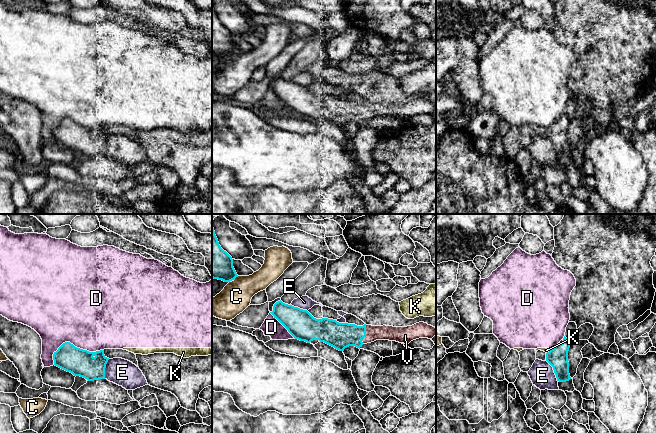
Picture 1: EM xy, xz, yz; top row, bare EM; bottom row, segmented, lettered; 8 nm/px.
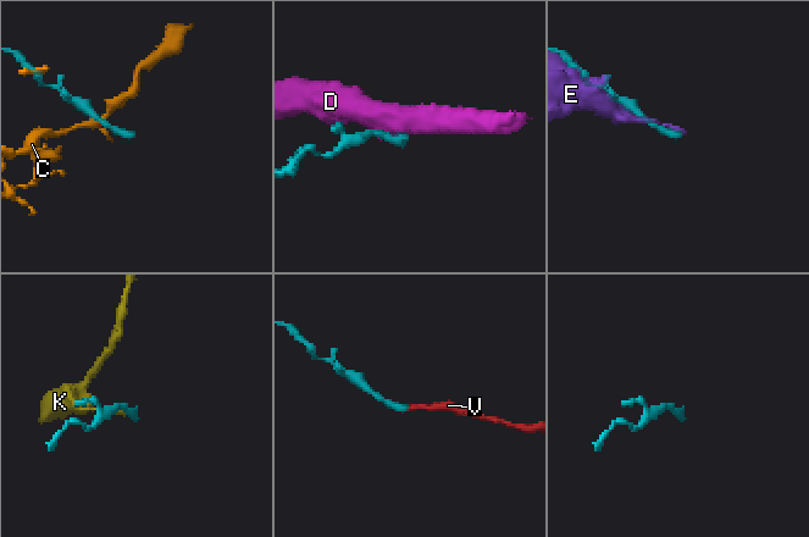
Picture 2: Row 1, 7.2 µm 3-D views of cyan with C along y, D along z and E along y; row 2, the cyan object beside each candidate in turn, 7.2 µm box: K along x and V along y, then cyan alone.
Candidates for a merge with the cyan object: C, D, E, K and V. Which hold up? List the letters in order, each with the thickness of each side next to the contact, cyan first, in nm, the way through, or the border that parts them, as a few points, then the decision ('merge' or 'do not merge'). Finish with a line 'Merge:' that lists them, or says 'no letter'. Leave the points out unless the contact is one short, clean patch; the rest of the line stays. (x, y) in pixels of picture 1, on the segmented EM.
C: calibres 260 and 240 nm; border xz (238, 276), (234, 280); do not merge
D: calibres 220 and 500 nm; do not merge
E: calibres 170 and 200 nm; do not merge
K: calibres 170 and 40 nm; border yz (551, 349), (546, 353); do not merge
V: calibres 200 and 120 nm; merge
Merge: V

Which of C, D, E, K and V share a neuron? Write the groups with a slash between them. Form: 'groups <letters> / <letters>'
groups C / D K / E / V

